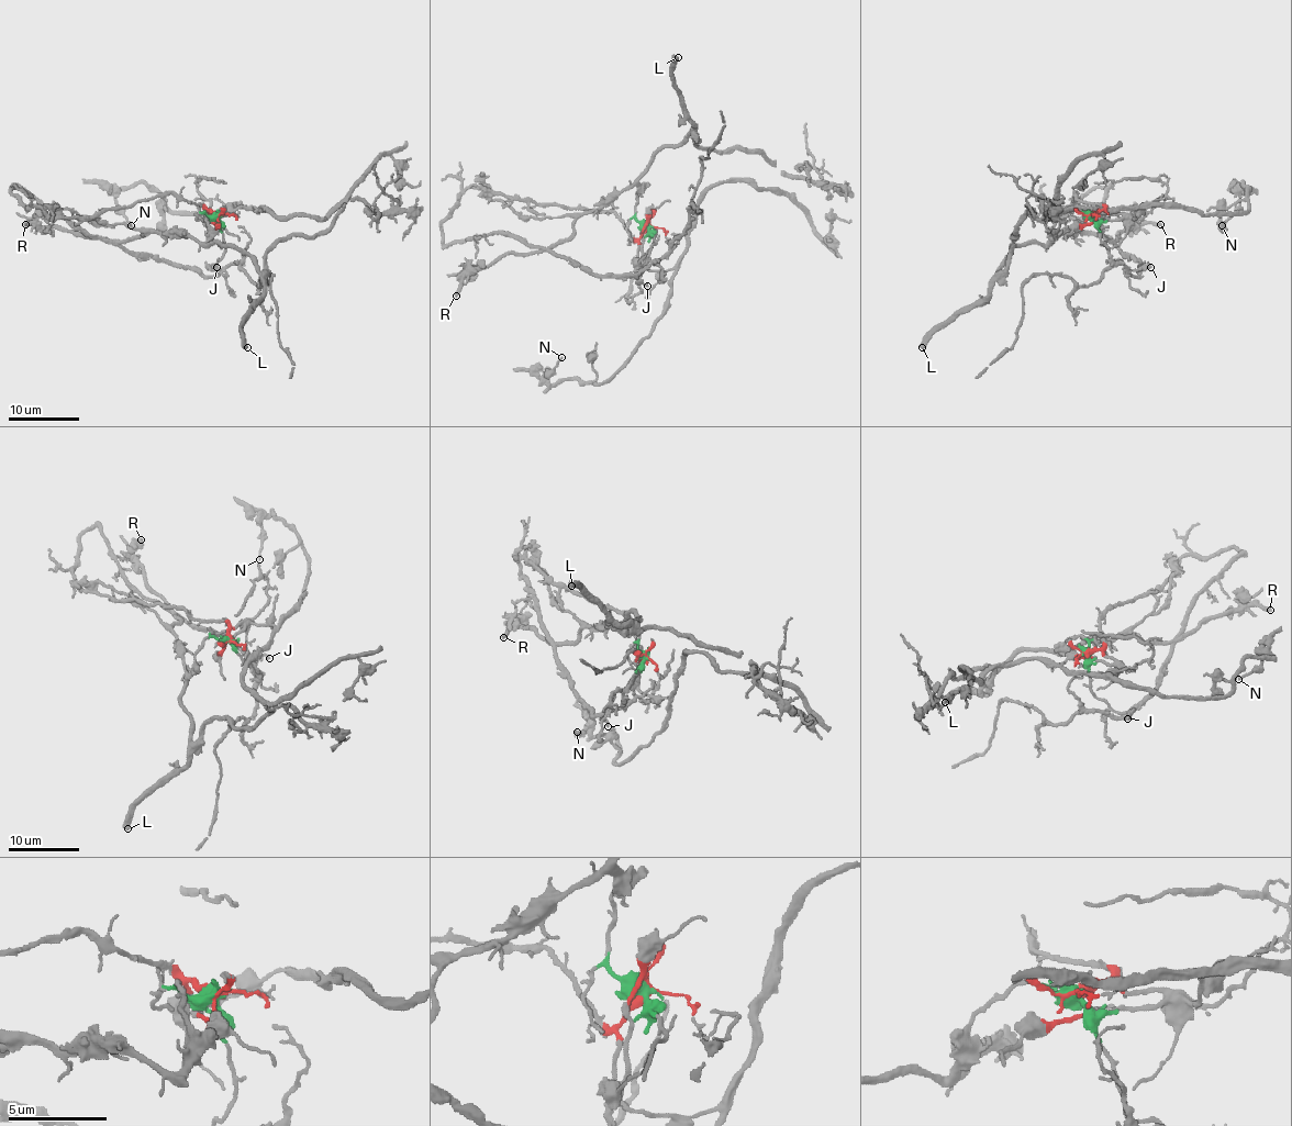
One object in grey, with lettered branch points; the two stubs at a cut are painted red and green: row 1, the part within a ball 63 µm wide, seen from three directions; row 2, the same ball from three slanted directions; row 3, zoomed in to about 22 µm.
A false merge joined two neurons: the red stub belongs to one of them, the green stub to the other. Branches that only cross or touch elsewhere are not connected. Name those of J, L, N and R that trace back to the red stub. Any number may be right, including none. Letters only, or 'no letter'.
N

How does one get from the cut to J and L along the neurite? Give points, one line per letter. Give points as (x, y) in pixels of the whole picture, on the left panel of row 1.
J: (218, 213), (224, 240), (223, 257), (212, 270), (209, 268), (212, 265), (218, 266)
L: (218, 213), (205, 210), (207, 244), (241, 248), (263, 285), (244, 320), (247, 347)

